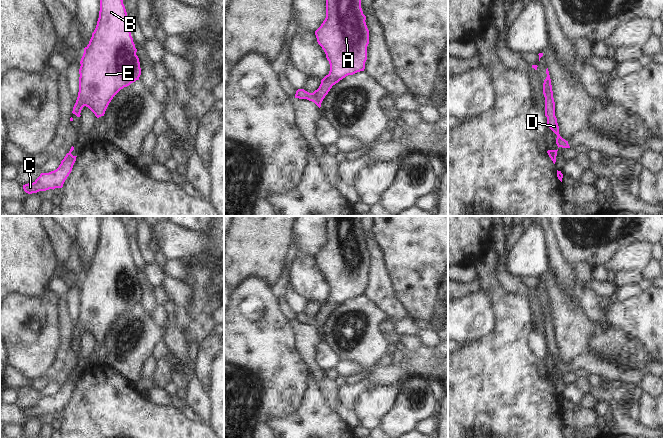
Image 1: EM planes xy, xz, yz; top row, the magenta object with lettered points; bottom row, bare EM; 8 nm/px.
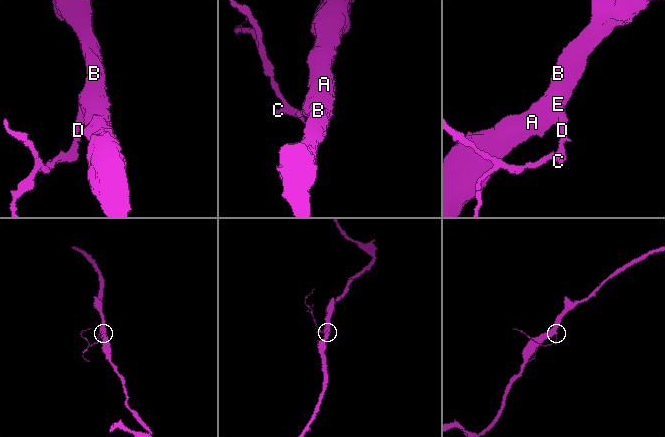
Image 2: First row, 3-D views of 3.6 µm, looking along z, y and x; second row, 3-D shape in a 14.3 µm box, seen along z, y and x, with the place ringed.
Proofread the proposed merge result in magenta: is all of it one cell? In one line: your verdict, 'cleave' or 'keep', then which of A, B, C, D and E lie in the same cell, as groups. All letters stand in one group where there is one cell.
keep; groups A B C D E

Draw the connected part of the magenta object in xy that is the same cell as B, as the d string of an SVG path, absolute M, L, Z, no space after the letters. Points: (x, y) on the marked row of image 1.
M100 0L97 25L80 61L79 92L72 113L80 117L82 108L86 106L97 118L104 116L113 97L139 80L141 68L136 52L123 0Z

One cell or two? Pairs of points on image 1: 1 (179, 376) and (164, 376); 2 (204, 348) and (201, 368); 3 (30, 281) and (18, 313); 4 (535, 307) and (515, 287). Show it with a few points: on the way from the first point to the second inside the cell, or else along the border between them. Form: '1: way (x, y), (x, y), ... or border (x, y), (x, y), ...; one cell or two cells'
1: border (179, 368), (173, 371), (170, 380); two cells
2: way (204, 353), (203, 363); one cell
3: border (47, 288), (38, 296), (17, 293), (10, 295); two cells
4: way (533, 301), (521, 289); one cell

